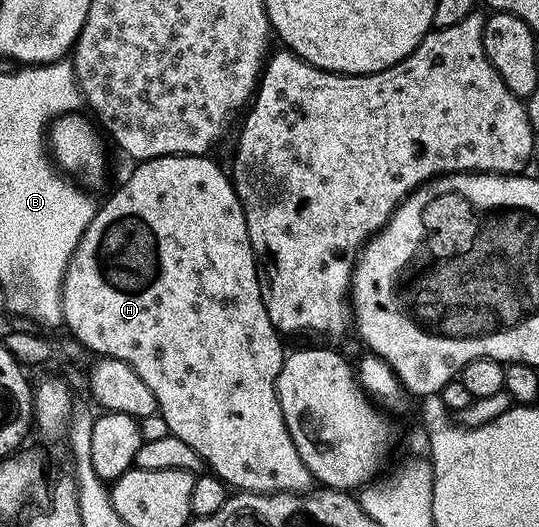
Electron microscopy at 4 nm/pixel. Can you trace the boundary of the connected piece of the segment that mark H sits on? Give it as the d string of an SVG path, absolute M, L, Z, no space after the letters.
M175 154L151 158L149 162L133 165L132 175L109 196L99 203L94 217L86 228L82 240L65 268L64 280L61 284L61 306L63 325L67 333L84 346L85 351L96 353L96 356L122 360L122 364L130 364L138 376L154 392L156 408L166 420L169 434L178 436L185 444L190 444L200 457L201 463L217 478L224 481L233 491L250 494L303 494L311 491L314 479L310 468L302 464L302 456L298 456L298 448L294 448L294 440L286 428L286 420L282 416L282 408L276 395L276 381L286 357L286 349L280 341L282 335L270 320L268 309L264 303L262 278L258 273L256 253L250 244L250 232L246 228L246 216L236 195L236 187L227 169L223 170L212 156L199 154Z

